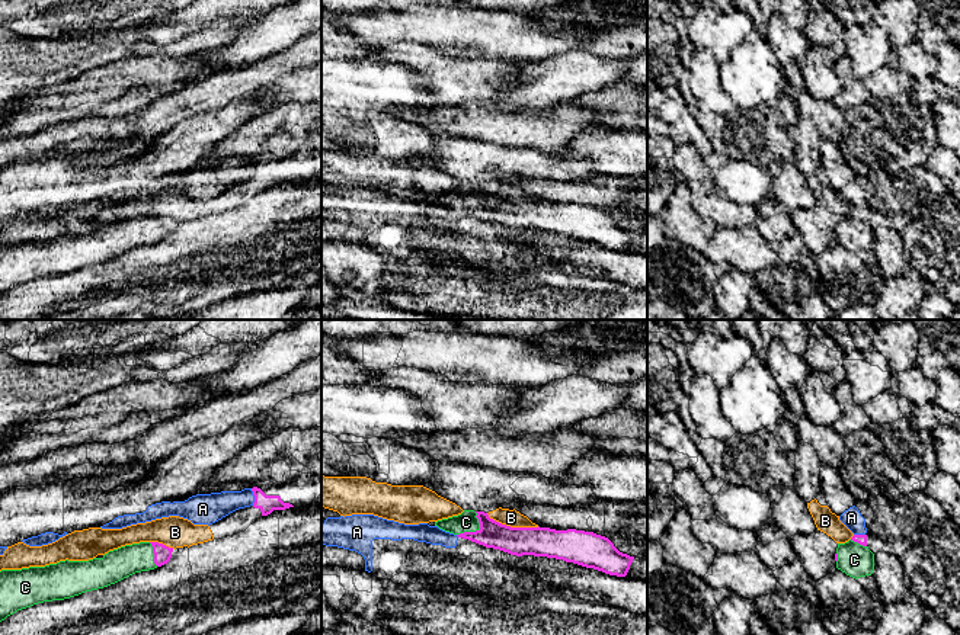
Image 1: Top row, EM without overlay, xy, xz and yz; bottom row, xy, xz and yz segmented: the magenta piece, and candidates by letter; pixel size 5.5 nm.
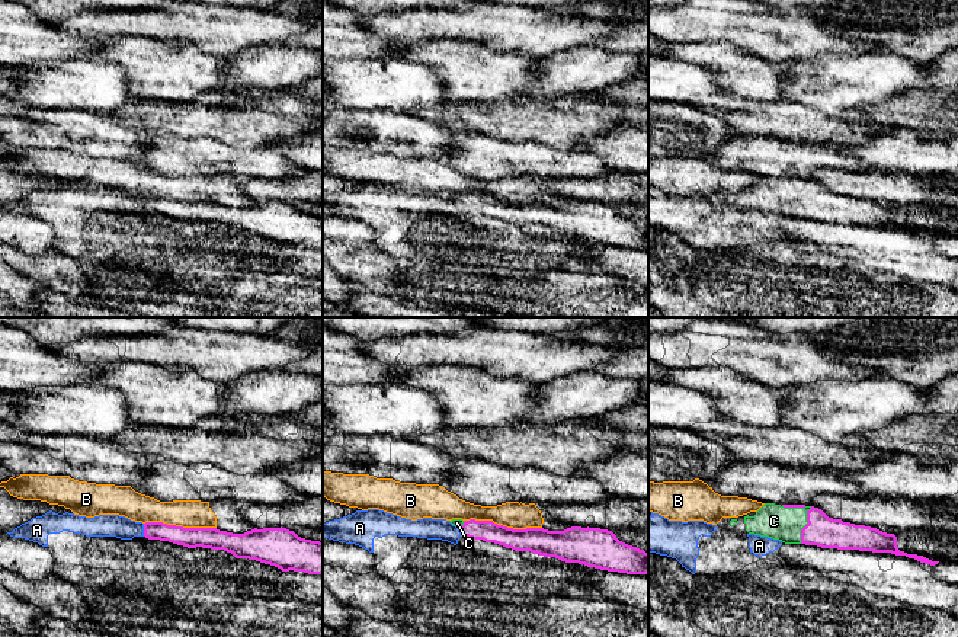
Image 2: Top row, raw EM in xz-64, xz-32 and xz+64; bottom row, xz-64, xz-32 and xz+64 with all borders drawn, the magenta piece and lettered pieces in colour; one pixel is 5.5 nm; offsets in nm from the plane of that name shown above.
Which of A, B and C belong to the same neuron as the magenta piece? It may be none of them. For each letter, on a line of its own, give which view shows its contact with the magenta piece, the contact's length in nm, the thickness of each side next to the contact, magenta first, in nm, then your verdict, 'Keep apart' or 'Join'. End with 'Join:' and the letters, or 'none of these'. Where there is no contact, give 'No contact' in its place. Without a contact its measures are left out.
A: Touches magenta in xy. Shared border 100 nm. Thickness 100 nm (magenta) against 160 nm. Keep apart
B: Touches magenta in xz. Shared border 300 nm. Thickness 160 nm (magenta) against 100 nm. Keep apart
C: Touches magenta in xz. Shared border 170 nm. Thickness 160 nm (magenta) against 110 nm. Join
Join: C

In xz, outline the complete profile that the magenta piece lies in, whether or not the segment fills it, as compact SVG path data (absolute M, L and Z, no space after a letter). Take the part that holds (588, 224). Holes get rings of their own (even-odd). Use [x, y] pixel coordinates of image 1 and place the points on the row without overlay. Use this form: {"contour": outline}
{"contour": "M464 185L458 190L435 196L435 201L511 230L563 234L617 251L625 251L634 234L620 227L608 212L593 206L511 202L490 193L484 186Z"}

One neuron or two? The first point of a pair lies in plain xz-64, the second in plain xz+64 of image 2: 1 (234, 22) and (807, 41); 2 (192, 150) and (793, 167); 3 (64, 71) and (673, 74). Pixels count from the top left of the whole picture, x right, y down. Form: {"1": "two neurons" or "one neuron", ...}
{"1": "one neuron", "2": "one neuron", "3": "one neuron"}

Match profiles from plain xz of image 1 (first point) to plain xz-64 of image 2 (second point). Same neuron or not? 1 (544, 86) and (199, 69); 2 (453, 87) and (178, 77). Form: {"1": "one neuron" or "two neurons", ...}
{"1": "two neurons", "2": "one neuron"}

